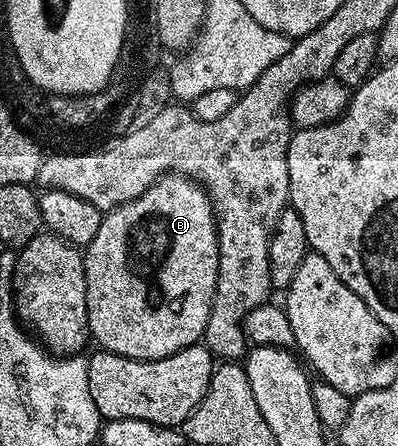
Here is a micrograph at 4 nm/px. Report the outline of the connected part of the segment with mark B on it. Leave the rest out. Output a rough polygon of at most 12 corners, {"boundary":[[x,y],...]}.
{"boundary":[[171,173],[83,251],[88,333],[149,362],[203,339],[212,199]]}

